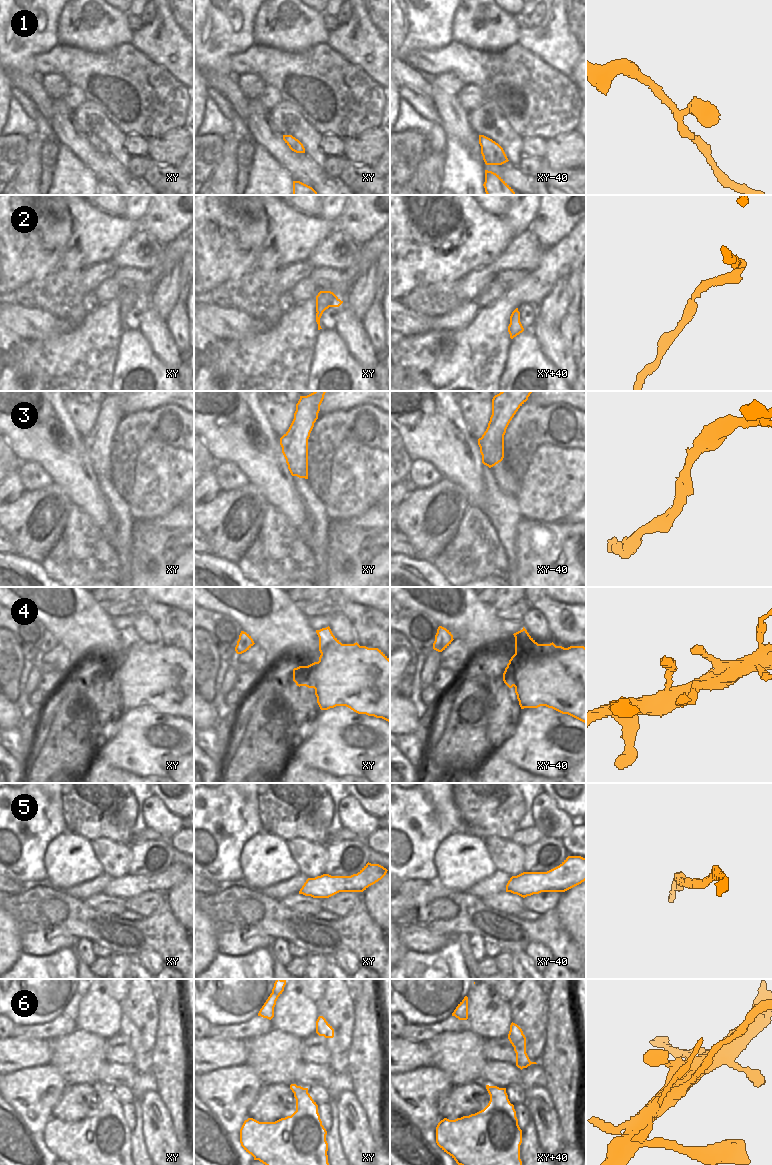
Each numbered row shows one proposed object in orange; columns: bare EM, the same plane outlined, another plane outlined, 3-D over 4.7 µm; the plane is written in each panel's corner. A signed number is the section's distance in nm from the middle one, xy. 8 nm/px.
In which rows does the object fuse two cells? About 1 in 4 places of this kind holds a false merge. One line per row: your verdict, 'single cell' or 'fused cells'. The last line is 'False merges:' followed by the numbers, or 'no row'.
1: single cell
2: single cell
3: single cell
4: single cell
5: single cell
6: fused cells
False merges: 6

